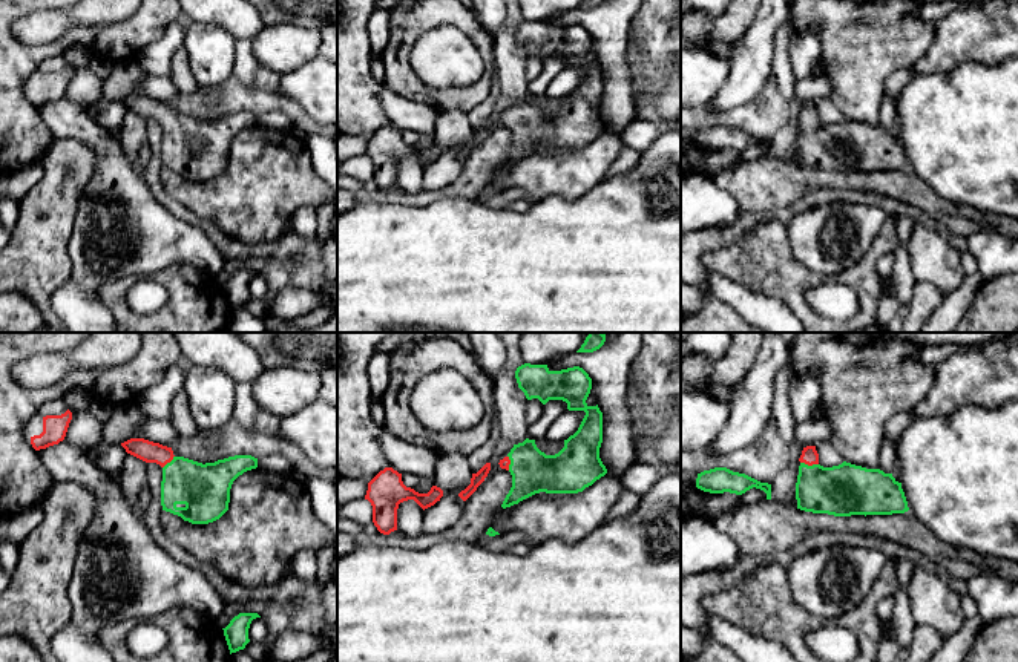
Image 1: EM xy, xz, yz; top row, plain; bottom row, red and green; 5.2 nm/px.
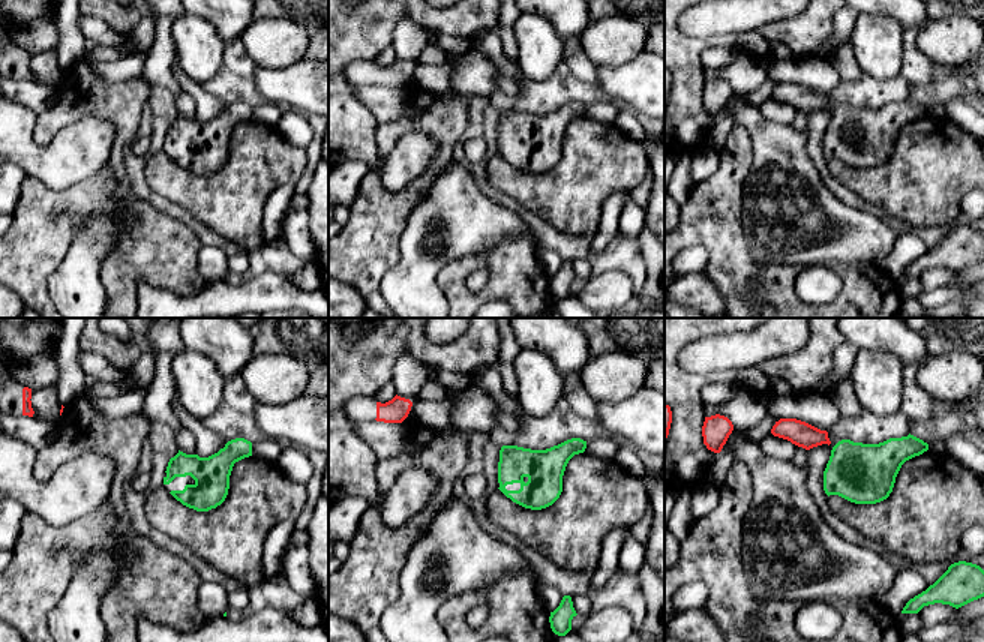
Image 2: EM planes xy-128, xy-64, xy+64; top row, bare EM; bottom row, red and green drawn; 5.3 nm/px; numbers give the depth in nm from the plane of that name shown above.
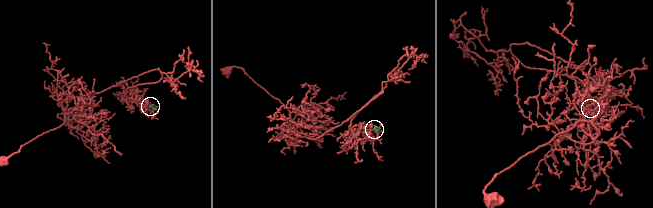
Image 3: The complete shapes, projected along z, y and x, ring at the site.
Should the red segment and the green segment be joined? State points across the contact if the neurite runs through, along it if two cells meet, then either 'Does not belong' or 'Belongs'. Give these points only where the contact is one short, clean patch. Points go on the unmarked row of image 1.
Path across: yz (810, 112), (810, 121), (834, 146), (847, 146). Belongs

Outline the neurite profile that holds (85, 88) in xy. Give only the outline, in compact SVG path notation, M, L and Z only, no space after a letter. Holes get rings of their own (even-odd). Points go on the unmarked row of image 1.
M89 64L72 69L64 97L86 109L101 103L103 80Z

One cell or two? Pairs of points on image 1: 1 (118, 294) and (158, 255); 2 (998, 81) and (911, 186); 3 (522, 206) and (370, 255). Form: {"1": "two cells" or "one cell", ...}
{"1": "two cells", "2": "two cells", "3": "two cells"}

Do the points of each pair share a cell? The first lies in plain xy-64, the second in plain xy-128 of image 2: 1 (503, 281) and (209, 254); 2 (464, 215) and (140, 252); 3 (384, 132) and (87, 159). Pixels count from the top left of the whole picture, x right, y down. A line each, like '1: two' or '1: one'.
1: two
2: two
3: two

